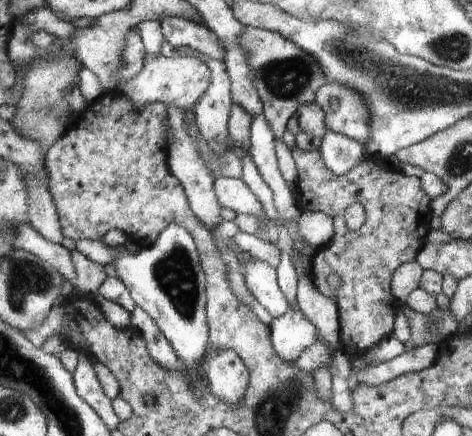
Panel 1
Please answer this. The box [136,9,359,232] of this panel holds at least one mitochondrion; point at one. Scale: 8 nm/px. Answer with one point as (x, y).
(285, 78)

